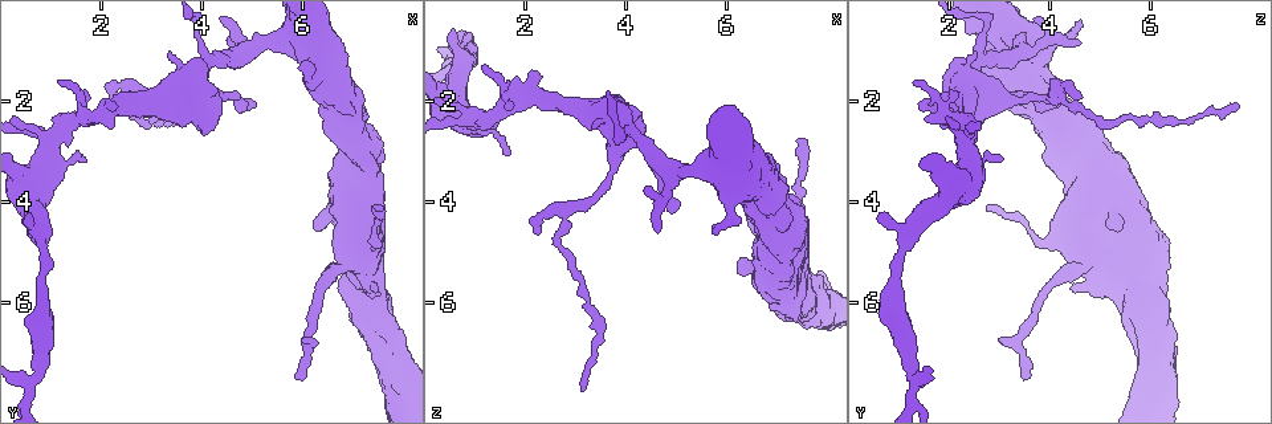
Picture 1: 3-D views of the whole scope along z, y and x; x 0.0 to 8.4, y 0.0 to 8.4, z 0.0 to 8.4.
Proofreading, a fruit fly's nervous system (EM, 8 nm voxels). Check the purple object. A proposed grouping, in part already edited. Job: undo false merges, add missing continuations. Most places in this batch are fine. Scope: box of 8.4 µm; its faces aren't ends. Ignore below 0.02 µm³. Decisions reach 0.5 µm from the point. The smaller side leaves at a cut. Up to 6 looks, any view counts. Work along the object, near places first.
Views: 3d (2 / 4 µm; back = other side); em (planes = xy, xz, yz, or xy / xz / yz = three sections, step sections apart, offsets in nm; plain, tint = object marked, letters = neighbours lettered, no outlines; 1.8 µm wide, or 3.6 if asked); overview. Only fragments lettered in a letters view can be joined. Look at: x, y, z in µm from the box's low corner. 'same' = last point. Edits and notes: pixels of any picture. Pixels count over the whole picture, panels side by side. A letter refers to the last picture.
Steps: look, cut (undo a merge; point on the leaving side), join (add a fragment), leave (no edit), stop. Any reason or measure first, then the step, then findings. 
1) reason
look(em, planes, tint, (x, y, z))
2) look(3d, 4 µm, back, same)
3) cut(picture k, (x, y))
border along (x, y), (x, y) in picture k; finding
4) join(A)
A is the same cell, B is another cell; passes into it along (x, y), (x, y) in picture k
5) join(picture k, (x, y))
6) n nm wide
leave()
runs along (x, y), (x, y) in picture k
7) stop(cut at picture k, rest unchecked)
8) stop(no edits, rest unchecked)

look(em, 3.6 µm, planes, letters, (1.00, 2.85, 2.35))

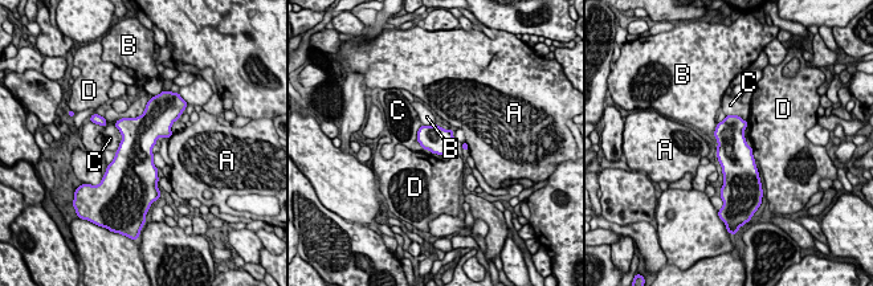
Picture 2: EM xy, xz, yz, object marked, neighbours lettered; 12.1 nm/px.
320 nm wide; C touches over 800 nm
leave()
A, B, C and D are other cells; continuous, no second neuron

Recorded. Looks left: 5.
free end
look(em, xz, step 4, tint, (4.70, 0.90, 4.55))

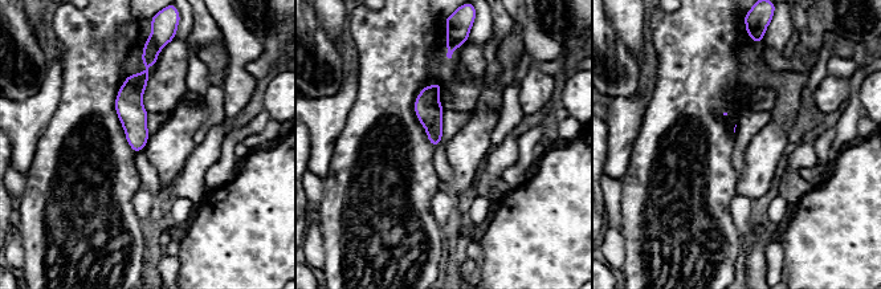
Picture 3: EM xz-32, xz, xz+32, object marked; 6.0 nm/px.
what lies round it
look(em, xz, step 4, letters, same)

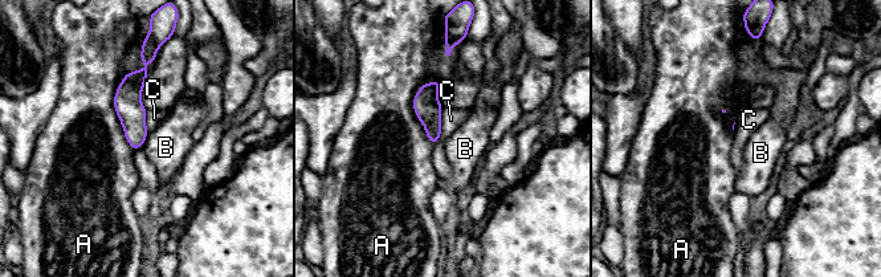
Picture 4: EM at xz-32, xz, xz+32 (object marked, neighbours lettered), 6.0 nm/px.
leave()
A, B and C are other cells; no lettered fragment goes on from it

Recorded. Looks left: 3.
branch stops here
look(3d, 4 µm, (5.95, 7.45, 3.55))

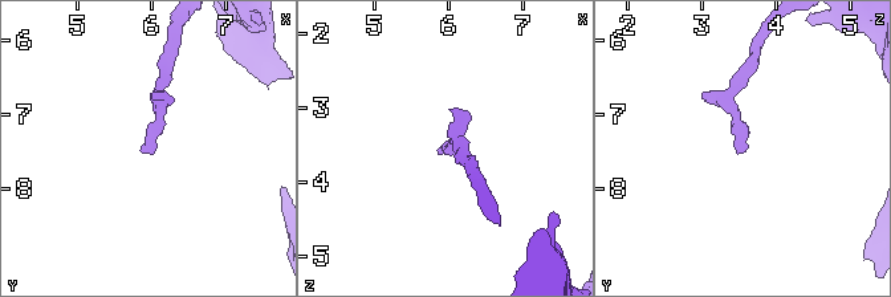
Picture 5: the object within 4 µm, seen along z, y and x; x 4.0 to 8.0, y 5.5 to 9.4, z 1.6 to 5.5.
look(em, xz, step 4, tint, (5.90, 7.55, 3.60))

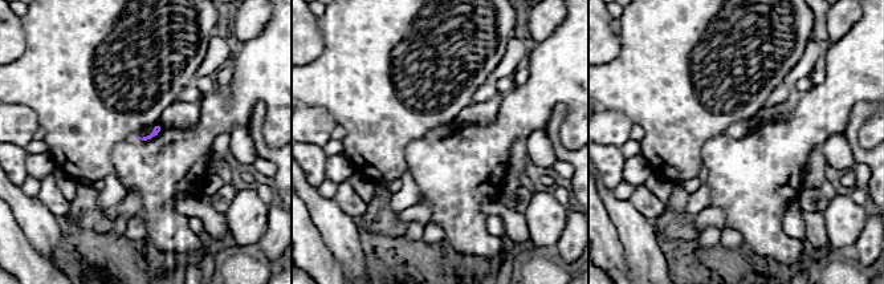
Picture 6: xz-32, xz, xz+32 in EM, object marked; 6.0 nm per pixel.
cut it another way
look(em, planes, letters, same)

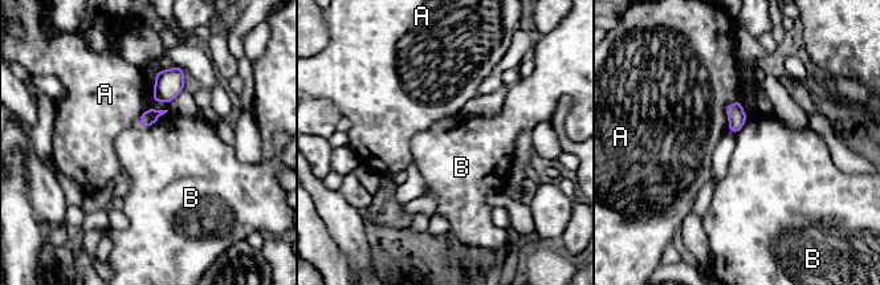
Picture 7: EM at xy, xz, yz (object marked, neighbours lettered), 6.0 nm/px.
leave()
A and B are other cells; border along (167, 110), (147, 126), (138, 123) in picture 7; none of them fits

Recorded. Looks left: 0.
stop(no edits, rest unchecked)

